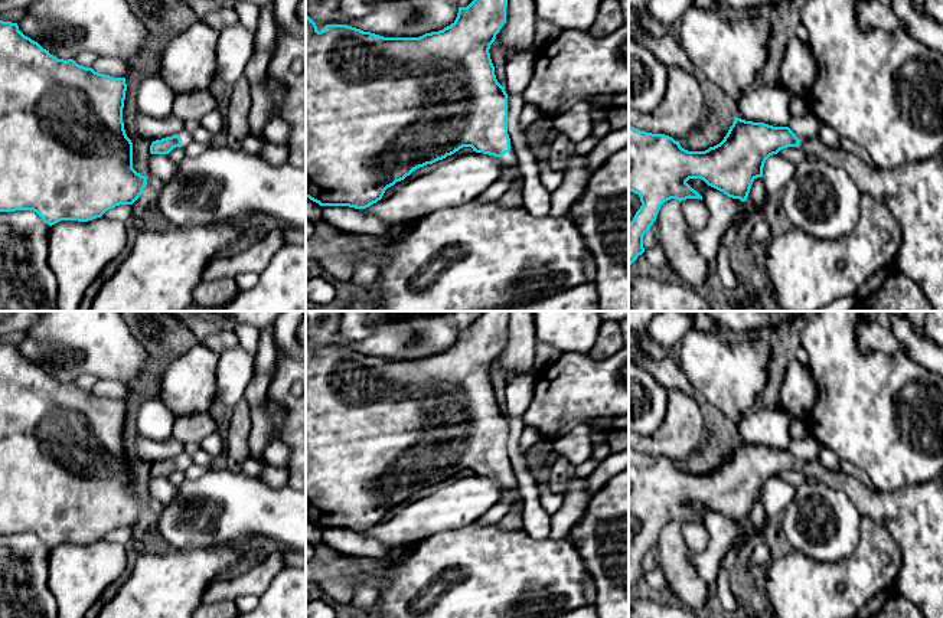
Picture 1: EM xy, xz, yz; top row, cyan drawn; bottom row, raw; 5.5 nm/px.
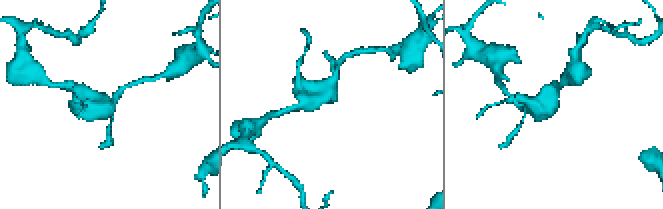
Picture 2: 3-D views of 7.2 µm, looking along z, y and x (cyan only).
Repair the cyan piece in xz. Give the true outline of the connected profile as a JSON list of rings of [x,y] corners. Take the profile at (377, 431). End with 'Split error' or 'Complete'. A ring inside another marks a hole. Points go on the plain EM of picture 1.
[[[483,311],[467,330],[459,330],[457,340],[450,349],[420,360],[384,360],[347,347],[326,347],[319,354],[316,346],[306,336],[306,520],[320,529],[366,532],[381,523],[388,510],[404,503],[414,493],[443,483],[463,470],[497,480],[500,500],[509,498],[512,501],[510,510],[519,506],[523,509],[523,500],[508,457],[508,416],[496,402],[489,376],[490,367],[506,346],[508,317],[509,311]]]. Split error

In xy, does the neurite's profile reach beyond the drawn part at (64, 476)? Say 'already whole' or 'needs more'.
already whole

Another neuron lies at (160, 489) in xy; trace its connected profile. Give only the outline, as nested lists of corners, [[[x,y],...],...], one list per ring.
[[[150,477],[147,481],[150,498],[159,506],[167,506],[173,501],[179,487],[172,484],[167,477]]]

